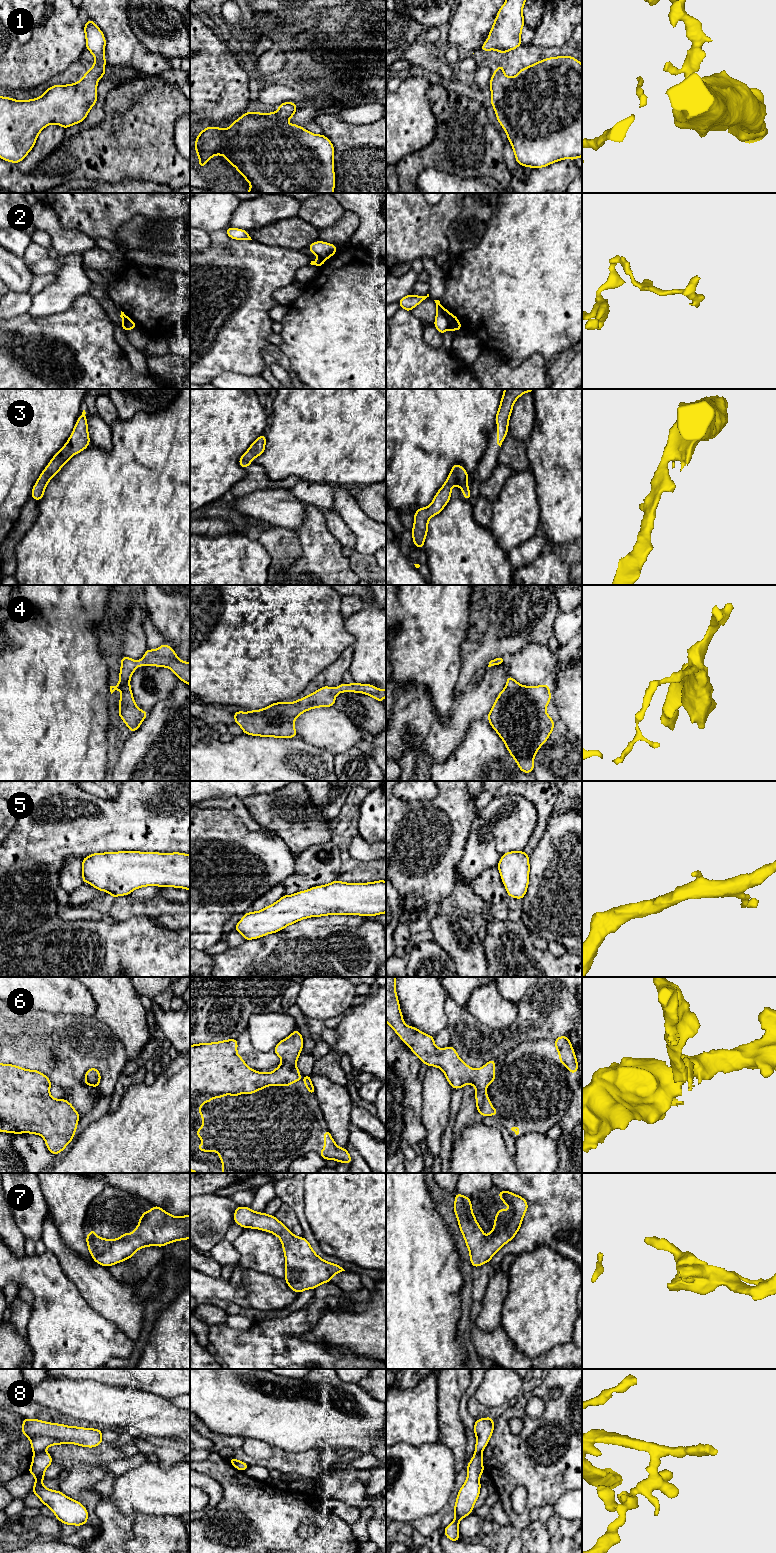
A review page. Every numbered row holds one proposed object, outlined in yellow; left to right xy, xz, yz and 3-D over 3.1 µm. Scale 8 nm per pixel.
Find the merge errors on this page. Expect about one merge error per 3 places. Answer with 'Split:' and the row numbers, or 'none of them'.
Split: 2, 8

